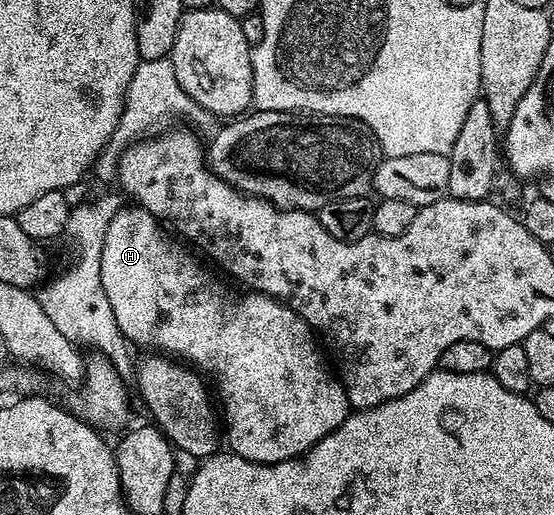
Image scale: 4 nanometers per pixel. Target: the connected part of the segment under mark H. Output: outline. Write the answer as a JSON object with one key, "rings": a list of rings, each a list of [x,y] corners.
{"rings":[[[136,206],[120,208],[115,214],[115,218],[111,218],[111,226],[107,226],[107,238],[103,238],[103,262],[99,262],[99,274],[103,277],[103,291],[107,294],[107,302],[111,302],[111,314],[115,314],[115,322],[119,322],[119,330],[130,345],[137,347],[138,344],[139,347],[145,348],[141,350],[152,350],[154,353],[176,358],[192,366],[198,373],[210,372],[213,375],[217,396],[221,399],[222,406],[225,407],[223,432],[227,437],[228,447],[236,456],[242,456],[251,462],[259,462],[260,464],[278,464],[284,460],[296,460],[297,457],[304,456],[320,440],[327,438],[327,434],[331,434],[339,427],[351,411],[344,386],[331,371],[327,360],[327,365],[325,365],[325,360],[321,357],[320,350],[317,349],[318,337],[307,321],[299,314],[295,314],[295,310],[291,310],[286,304],[281,304],[275,298],[263,295],[262,292],[252,290],[241,291],[242,293],[232,292],[227,285],[220,284],[196,258],[198,259],[180,239],[170,235],[161,221],[155,219],[147,209]]]}

